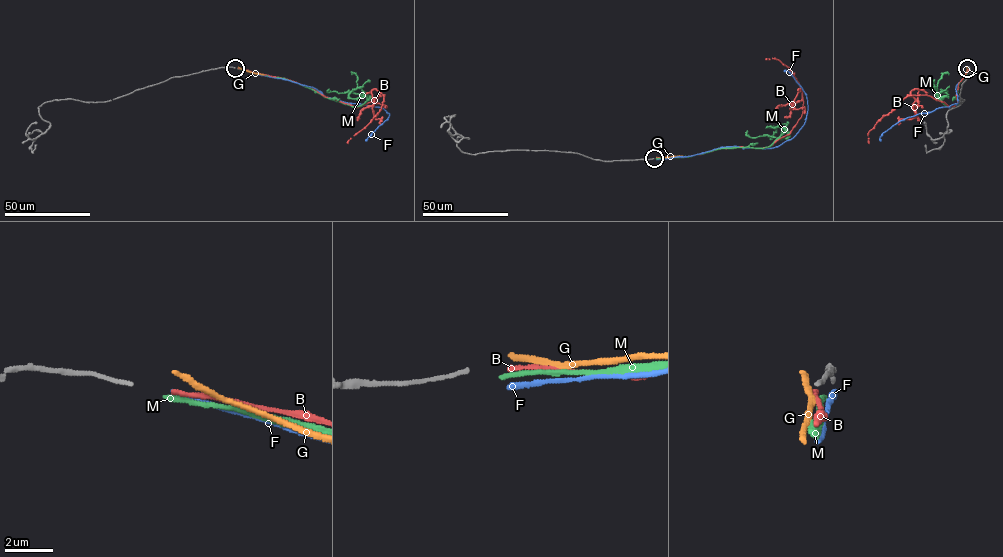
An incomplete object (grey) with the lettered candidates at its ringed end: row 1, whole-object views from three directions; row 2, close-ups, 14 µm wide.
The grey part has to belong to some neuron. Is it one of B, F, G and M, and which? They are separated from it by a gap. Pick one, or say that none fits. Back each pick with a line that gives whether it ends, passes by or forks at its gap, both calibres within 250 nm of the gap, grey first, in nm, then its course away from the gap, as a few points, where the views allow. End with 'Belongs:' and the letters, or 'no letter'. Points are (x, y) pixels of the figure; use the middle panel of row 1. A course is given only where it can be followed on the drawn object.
B: it ends; calibres 170 and 180 nm; course (656, 158), (721, 148), (767, 147), (790, 133), (801, 117), (802, 91), (788, 67), (778, 59), (765, 58)
Belongs: B

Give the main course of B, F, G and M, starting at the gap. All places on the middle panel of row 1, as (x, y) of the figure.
B: (656, 158), (721, 148), (767, 147), (790, 133), (801, 117), (802, 91), (788, 67), (778, 59), (765, 58)
F: (656, 159), (686, 157), (730, 146), (777, 147), (790, 140), (805, 122), (807, 100), (791, 74), (784, 71)
G: (656, 157), (682, 155)
M: (656, 158), (692, 156), (722, 148), (768, 147), (785, 129), (767, 126), (776, 127), (770, 139)

